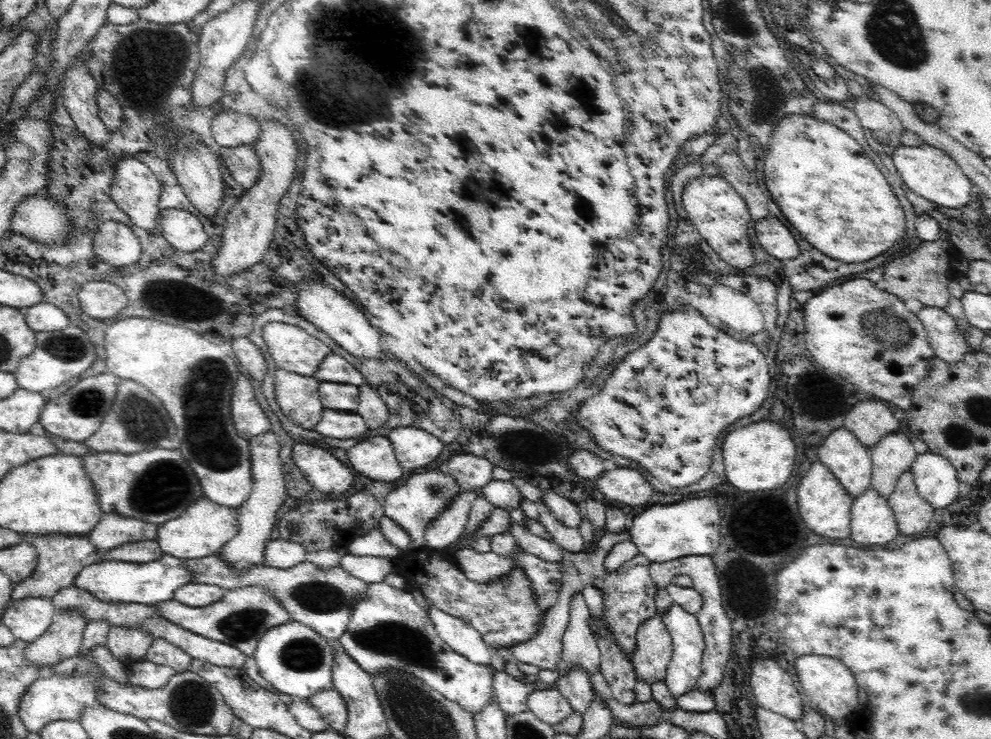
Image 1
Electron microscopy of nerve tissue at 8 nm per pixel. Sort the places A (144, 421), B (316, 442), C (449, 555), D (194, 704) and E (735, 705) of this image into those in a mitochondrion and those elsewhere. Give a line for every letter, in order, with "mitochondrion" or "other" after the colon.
A: mitochondrion
B: other
C: other
D: mitochondrion
E: other

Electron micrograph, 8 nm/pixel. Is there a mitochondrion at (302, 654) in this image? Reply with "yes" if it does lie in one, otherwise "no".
yes

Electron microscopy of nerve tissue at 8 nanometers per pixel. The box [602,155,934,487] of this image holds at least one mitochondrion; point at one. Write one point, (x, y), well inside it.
(692, 253)

